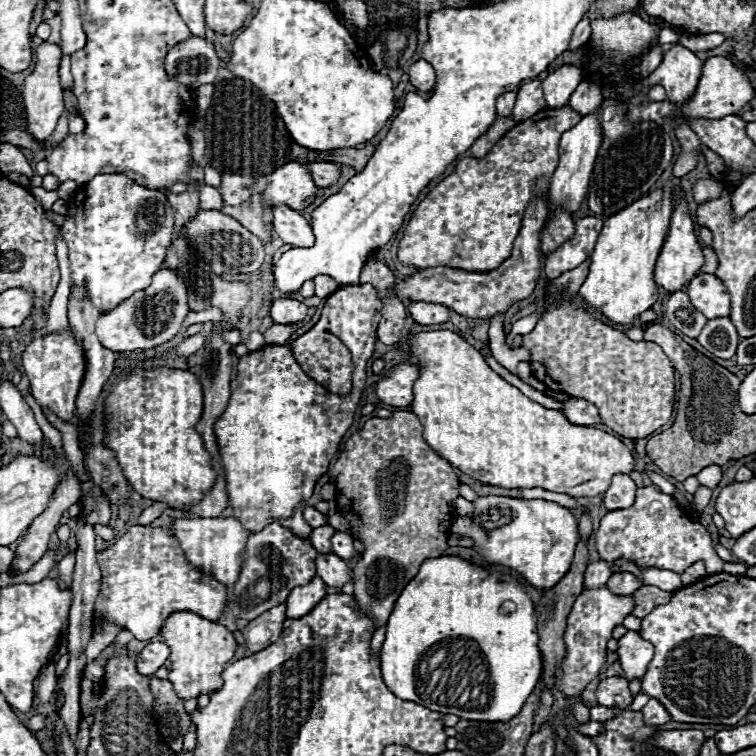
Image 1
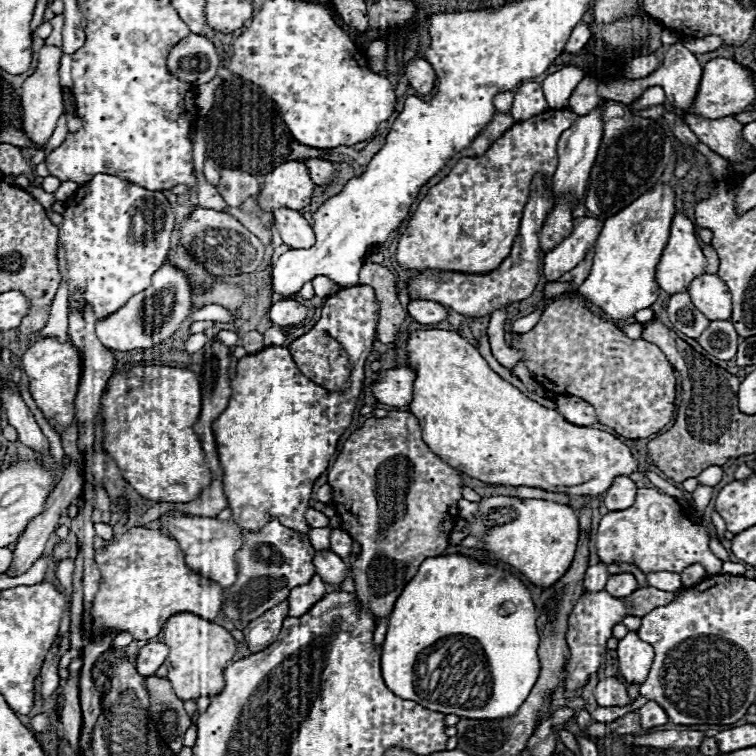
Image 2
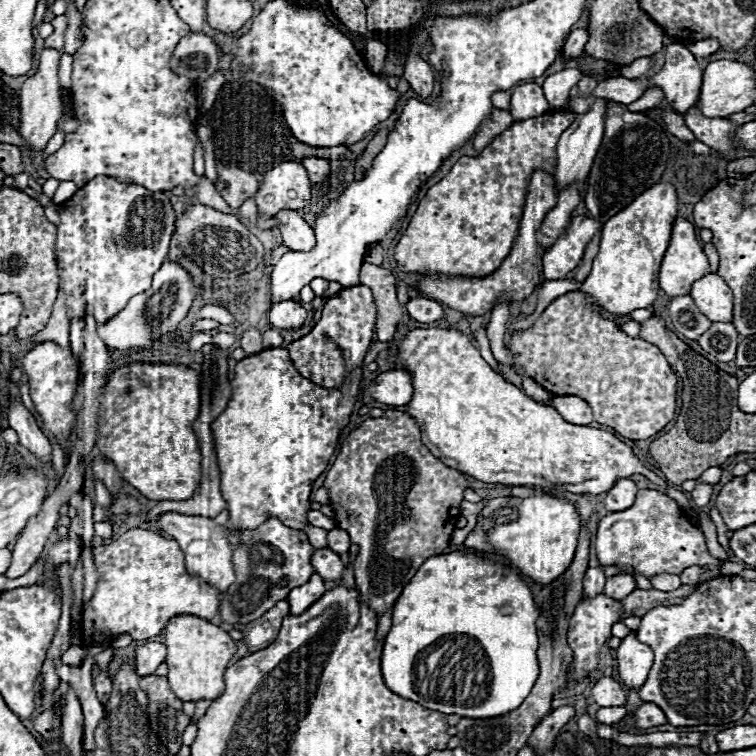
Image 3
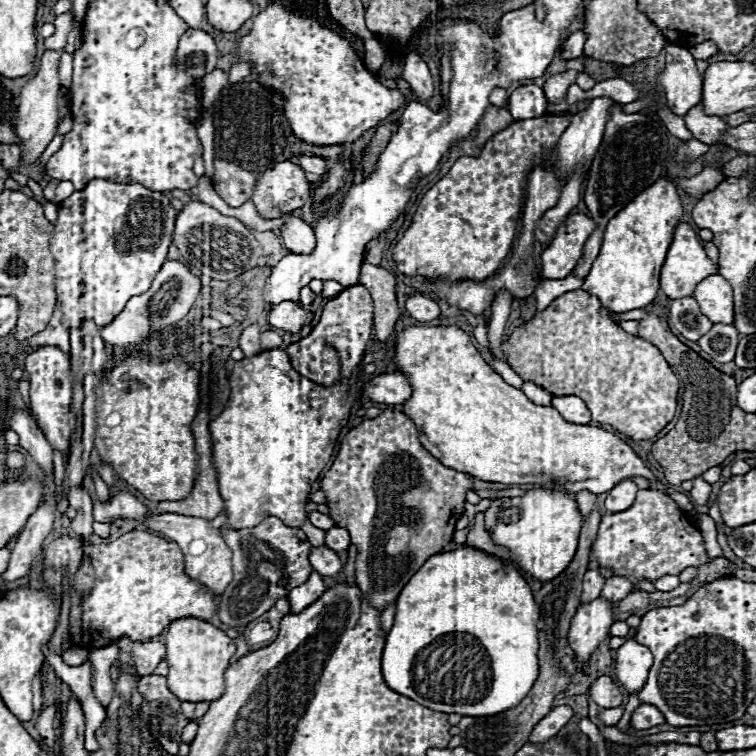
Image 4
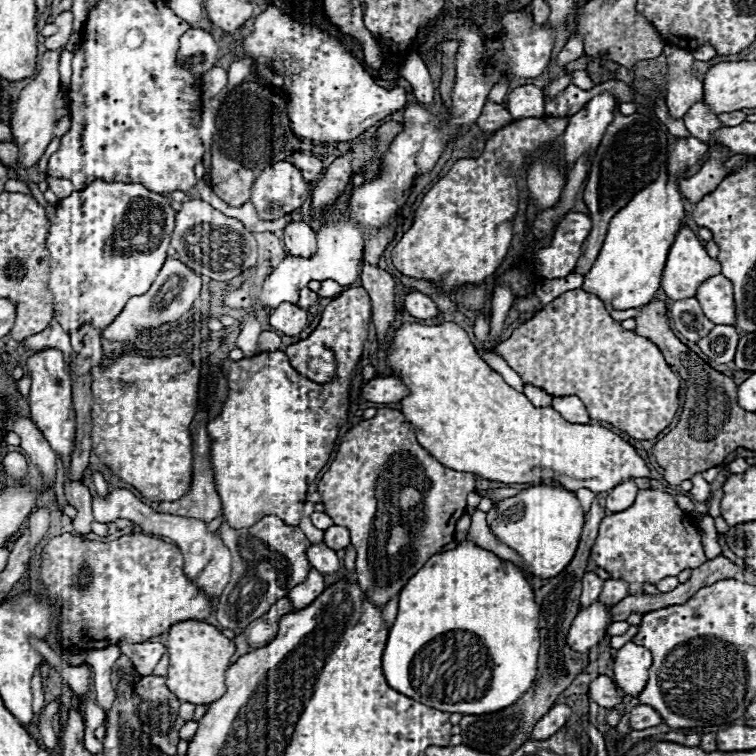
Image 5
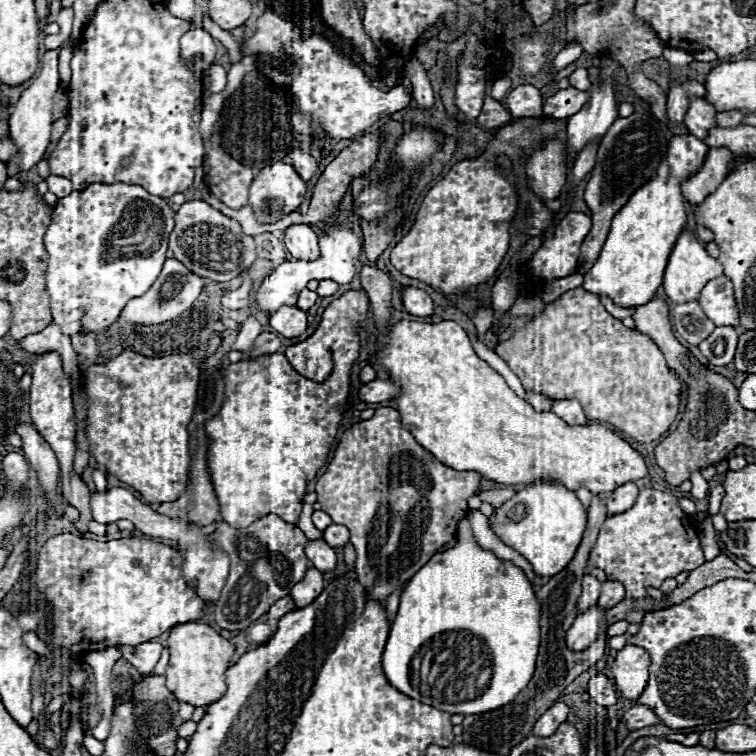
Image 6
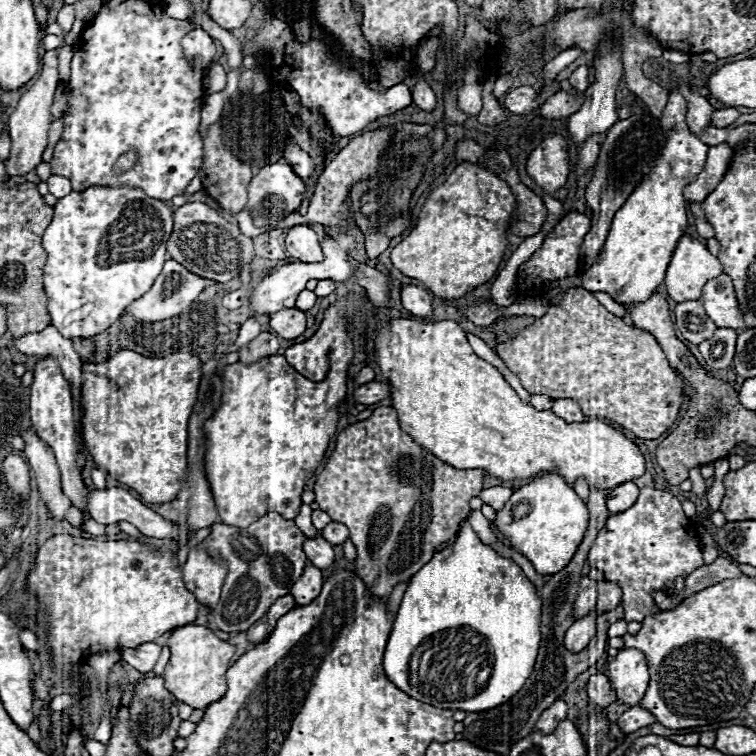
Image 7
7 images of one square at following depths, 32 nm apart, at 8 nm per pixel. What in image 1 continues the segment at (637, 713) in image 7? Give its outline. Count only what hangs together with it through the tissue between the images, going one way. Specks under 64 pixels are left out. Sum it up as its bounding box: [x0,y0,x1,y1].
[640,698,670,726]

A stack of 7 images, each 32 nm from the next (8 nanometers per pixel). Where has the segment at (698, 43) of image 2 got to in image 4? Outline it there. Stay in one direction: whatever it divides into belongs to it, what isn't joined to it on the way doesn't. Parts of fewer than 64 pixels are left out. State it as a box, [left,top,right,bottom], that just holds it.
[690,42,718,60]

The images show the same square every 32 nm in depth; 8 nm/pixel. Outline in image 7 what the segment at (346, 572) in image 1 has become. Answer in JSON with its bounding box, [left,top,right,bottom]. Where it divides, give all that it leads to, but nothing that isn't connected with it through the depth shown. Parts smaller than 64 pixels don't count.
[304,536,334,570]

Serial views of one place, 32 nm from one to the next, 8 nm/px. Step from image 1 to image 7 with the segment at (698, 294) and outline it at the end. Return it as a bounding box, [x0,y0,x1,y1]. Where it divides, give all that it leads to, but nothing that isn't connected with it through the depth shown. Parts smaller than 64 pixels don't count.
[700,274,748,330]

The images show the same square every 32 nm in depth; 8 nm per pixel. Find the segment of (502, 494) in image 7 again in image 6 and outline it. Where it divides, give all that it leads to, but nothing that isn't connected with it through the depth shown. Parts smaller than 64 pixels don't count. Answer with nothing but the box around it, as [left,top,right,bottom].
[478,488,516,508]

